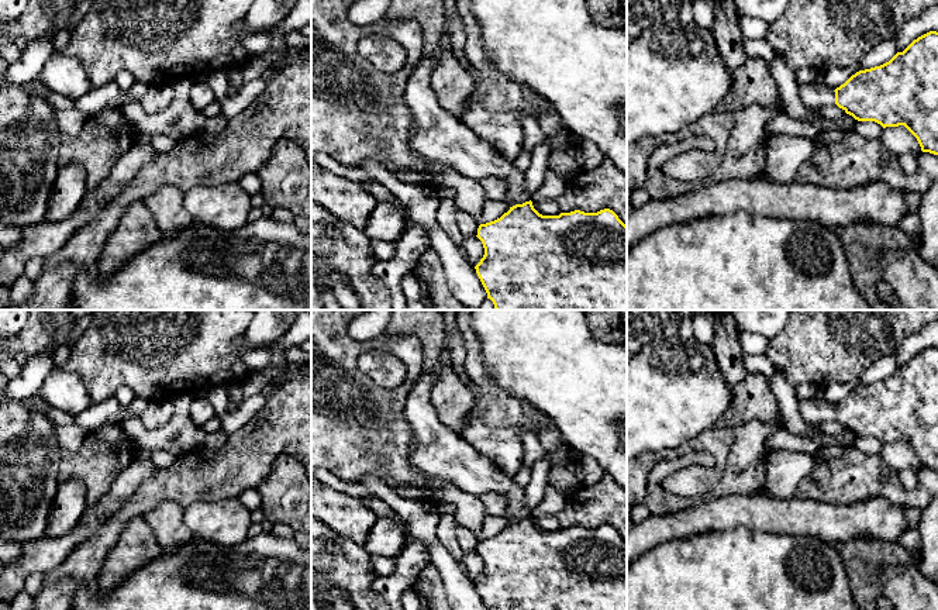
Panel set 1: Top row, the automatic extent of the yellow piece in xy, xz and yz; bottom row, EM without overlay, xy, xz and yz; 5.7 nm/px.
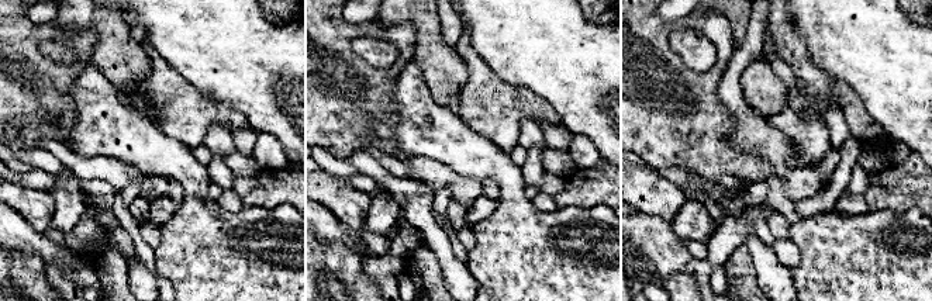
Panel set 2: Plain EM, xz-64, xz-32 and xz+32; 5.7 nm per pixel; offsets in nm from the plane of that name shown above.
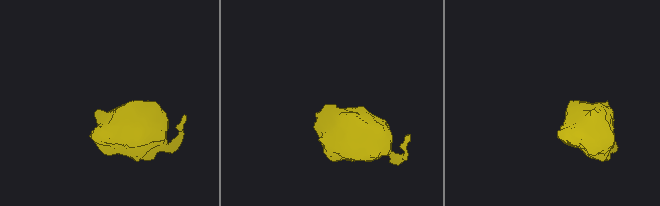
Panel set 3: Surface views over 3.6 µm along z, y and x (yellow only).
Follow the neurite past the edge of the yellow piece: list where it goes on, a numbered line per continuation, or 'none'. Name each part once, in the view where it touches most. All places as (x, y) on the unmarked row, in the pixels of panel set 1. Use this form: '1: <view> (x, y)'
1: yz (816, 410)

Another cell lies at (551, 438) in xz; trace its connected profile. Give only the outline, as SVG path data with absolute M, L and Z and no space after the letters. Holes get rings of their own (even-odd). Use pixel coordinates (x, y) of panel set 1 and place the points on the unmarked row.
M544 427L538 431L537 437L548 455L555 449L569 447L569 444L563 440L562 434L556 430L556 427Z

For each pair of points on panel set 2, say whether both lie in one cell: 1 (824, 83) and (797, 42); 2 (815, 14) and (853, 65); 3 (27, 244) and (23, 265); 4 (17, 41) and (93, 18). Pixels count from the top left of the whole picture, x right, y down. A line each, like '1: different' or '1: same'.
1: same
2: same
3: different
4: different

